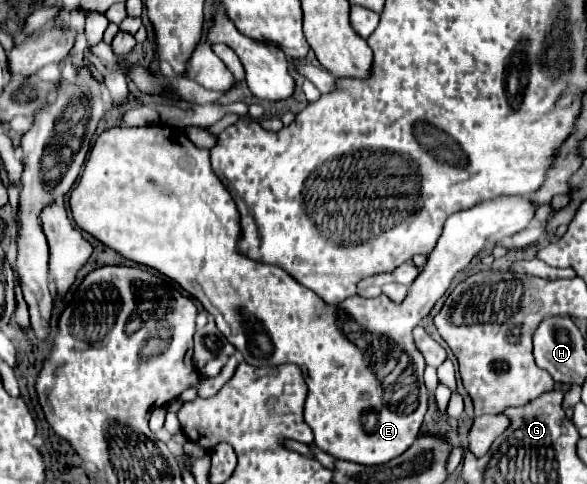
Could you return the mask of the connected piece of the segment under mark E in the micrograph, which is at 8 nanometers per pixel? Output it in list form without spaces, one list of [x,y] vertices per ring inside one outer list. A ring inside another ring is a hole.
[[[151,124],[147,127],[113,127],[103,131],[87,157],[79,183],[71,191],[69,209],[79,229],[87,231],[125,259],[157,269],[199,299],[201,305],[215,317],[217,329],[243,353],[247,363],[259,367],[263,367],[263,363],[297,363],[309,387],[305,421],[315,433],[315,443],[335,459],[359,465],[387,463],[405,453],[405,449],[411,447],[419,435],[419,427],[427,413],[429,393],[423,385],[425,361],[415,349],[411,337],[413,327],[429,315],[437,299],[447,291],[451,279],[469,265],[487,241],[497,243],[517,231],[523,231],[535,213],[535,207],[527,197],[497,197],[453,213],[445,221],[435,249],[429,253],[427,263],[419,271],[419,277],[409,285],[409,291],[401,303],[381,293],[373,299],[355,295],[331,305],[311,289],[291,279],[283,269],[251,261],[237,253],[235,241],[239,237],[239,213],[235,201],[221,181],[215,179],[209,165],[209,151],[193,145],[181,130]],[[351,333],[361,333],[363,337],[373,337],[375,341],[369,349],[359,347],[355,341],[347,341]],[[375,365],[385,365],[385,379],[375,373]]]

